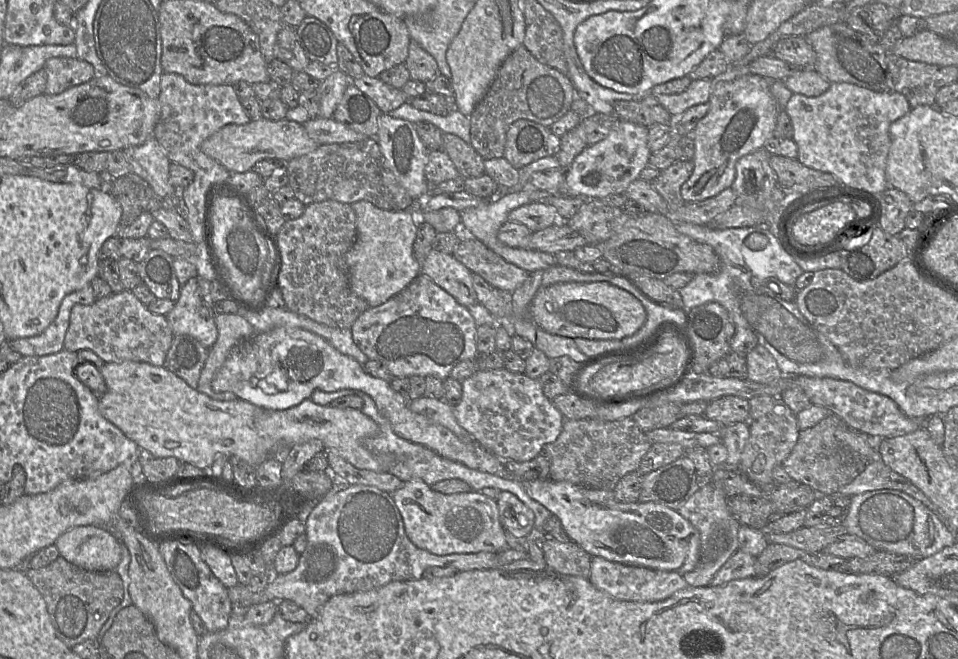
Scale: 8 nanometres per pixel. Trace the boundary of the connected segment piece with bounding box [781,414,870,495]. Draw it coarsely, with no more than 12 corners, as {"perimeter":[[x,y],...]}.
{"perimeter":[[835,414],[799,431],[781,466],[819,495],[870,461],[837,439]]}

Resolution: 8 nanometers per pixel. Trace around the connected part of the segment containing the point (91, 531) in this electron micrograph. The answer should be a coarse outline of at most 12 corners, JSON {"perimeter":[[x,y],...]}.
{"perimeter":[[93,525],[66,531],[55,546],[87,571],[113,571],[120,541]]}

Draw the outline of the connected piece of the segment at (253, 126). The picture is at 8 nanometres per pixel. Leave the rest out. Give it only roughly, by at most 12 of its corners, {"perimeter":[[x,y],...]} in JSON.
{"perimeter":[[227,124],[201,150],[231,173],[285,164],[319,144],[303,125]]}

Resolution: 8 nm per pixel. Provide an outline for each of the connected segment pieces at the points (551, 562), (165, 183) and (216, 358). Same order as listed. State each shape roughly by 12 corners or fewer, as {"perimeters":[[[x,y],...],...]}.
{"perimeters":[[[541,541],[546,569],[589,578],[592,556],[573,541]],[[153,135],[122,151],[159,198],[176,197],[171,161]],[[239,313],[215,315],[218,338],[208,351],[196,390],[215,400],[214,392],[212,381],[231,351],[254,337]]]}

